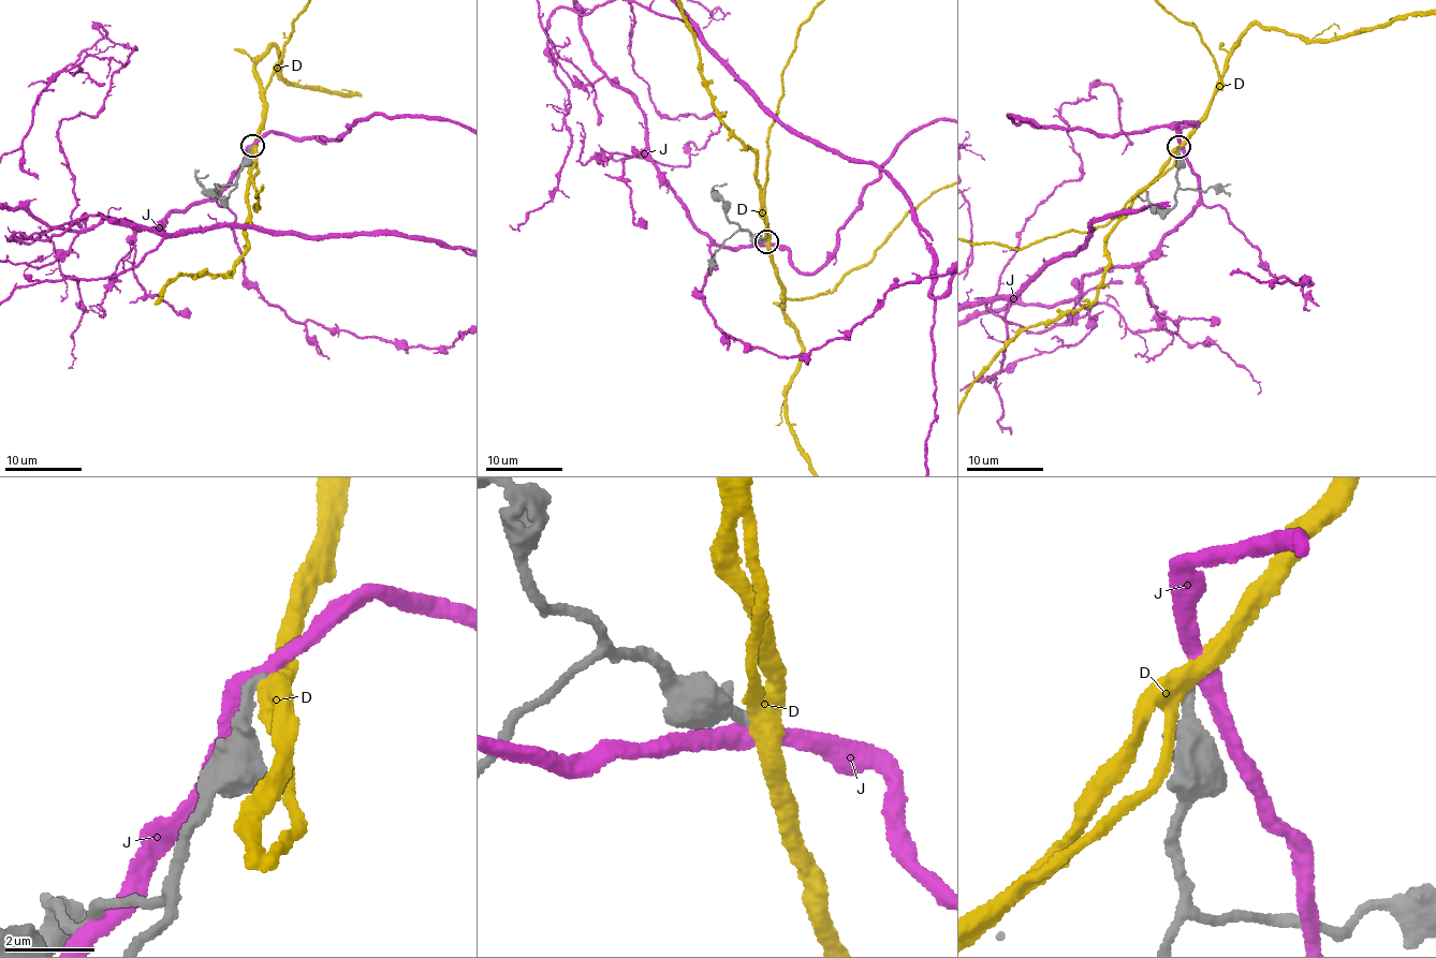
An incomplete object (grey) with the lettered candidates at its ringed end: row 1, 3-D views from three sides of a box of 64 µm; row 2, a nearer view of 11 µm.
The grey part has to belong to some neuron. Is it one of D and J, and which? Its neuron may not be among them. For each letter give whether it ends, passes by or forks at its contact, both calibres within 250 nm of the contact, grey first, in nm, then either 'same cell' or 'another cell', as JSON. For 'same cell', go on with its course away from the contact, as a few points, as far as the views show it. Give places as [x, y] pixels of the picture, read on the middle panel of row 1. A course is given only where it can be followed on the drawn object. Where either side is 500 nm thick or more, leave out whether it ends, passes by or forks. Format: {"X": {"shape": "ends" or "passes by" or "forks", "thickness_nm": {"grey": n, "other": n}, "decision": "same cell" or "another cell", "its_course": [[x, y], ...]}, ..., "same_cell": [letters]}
{"D": {"shape": "forks", "thickness_nm": {"grey": 260, "other": 360}, "decision": "another cell"}, "J": {"shape": "passes by", "thickness_nm": {"grey": 260, "other": 380}, "decision": "another cell"}, "same_cell": []}

